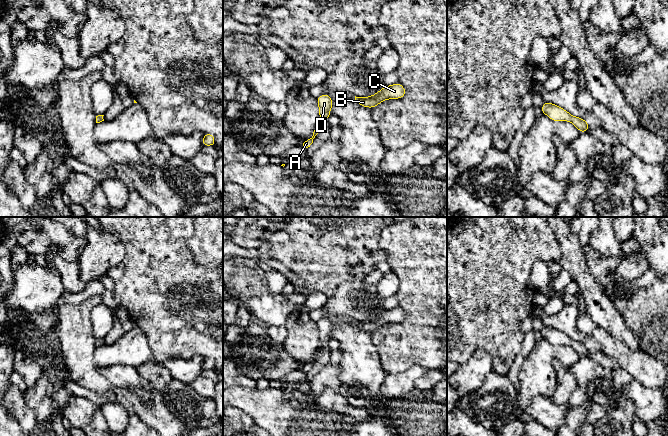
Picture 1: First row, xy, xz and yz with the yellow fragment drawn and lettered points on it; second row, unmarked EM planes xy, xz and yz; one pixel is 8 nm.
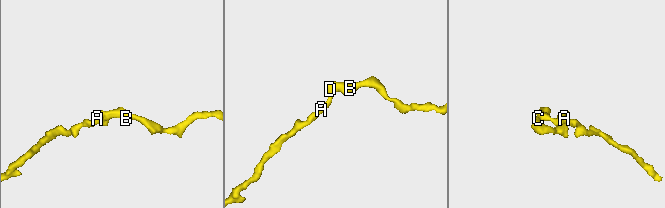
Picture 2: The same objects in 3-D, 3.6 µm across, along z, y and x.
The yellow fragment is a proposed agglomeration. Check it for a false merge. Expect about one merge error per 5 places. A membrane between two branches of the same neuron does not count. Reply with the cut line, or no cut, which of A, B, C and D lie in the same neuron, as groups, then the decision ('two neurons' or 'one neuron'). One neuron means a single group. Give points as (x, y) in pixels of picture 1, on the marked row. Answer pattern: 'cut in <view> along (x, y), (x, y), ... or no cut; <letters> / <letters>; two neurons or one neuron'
no cut; A B C D; one neuron

